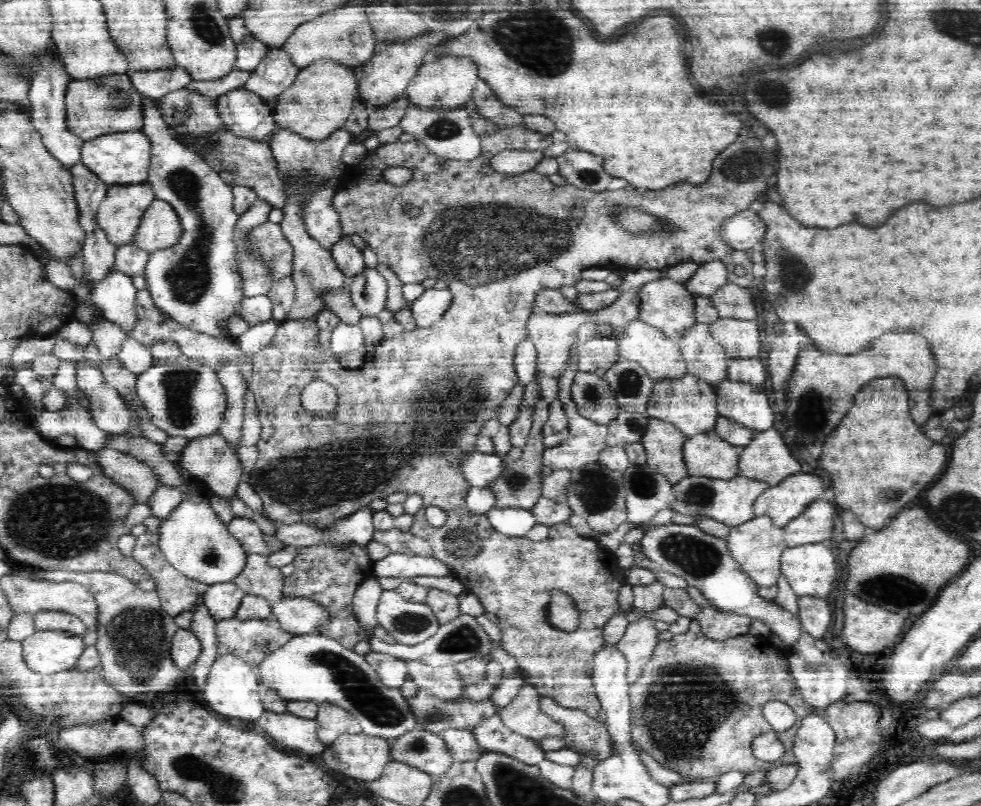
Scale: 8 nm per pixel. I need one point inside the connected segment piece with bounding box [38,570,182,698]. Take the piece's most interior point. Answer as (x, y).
(135, 635)

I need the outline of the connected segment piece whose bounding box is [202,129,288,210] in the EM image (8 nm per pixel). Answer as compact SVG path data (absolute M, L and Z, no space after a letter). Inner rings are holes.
M226 129L213 136L212 146L213 154L210 154L208 159L207 156L202 156L204 160L208 160L216 170L231 170L233 181L237 182L237 185L249 186L256 191L259 200L268 201L274 210L284 210L288 196L280 179L278 163L268 143L256 143L254 140L235 136L232 131Z

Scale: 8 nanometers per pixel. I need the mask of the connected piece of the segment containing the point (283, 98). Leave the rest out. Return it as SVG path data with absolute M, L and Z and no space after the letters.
M318 60L299 70L294 82L272 103L272 111L279 128L295 132L295 135L312 143L318 143L329 139L333 132L343 128L352 112L352 106L358 100L357 79L352 67L330 60Z

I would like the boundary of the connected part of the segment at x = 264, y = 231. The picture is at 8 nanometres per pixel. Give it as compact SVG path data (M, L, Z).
M267 221L253 228L248 236L256 242L256 248L260 250L265 263L269 265L270 273L273 274L273 282L292 275L293 248L292 244L286 240L280 224Z

